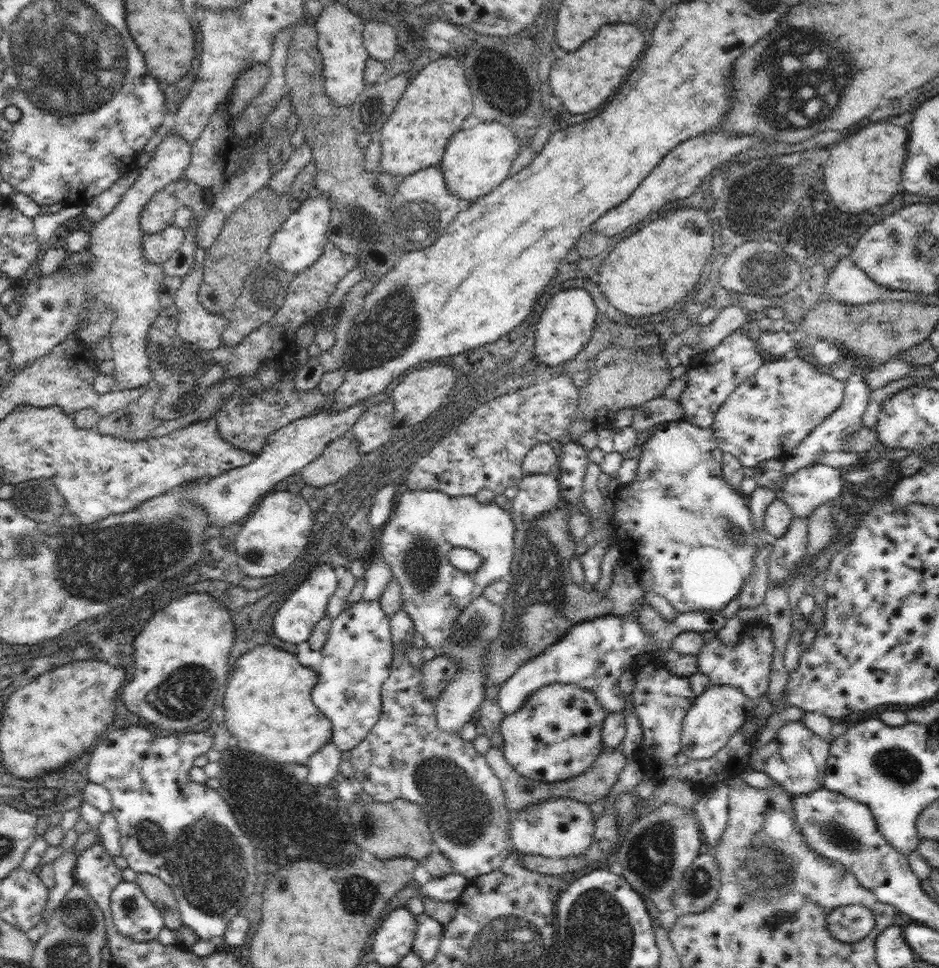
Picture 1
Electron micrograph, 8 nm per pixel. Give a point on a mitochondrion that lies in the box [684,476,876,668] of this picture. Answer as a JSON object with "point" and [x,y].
{"point":[735,537]}

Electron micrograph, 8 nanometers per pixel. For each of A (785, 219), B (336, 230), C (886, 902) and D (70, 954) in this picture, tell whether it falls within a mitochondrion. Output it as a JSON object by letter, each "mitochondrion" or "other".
{"A":"mitochondrion","B":"other","C":"other","D":"mitochondrion"}

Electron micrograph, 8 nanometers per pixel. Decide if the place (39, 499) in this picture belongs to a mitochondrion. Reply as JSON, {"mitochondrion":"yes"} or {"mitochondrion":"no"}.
{"mitochondrion":"yes"}

